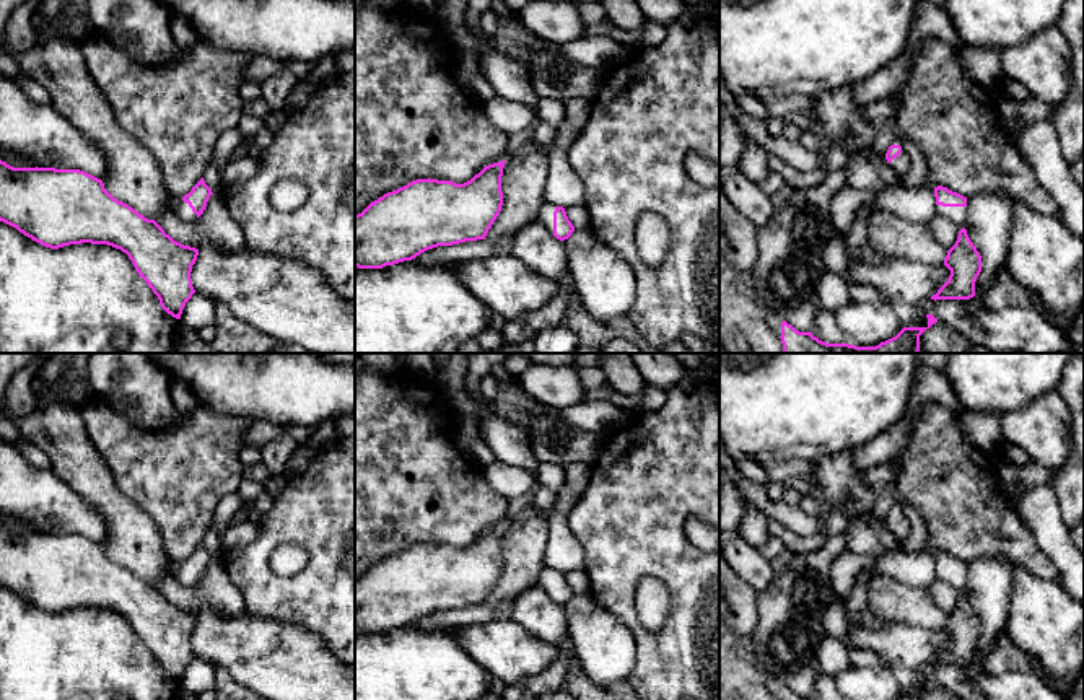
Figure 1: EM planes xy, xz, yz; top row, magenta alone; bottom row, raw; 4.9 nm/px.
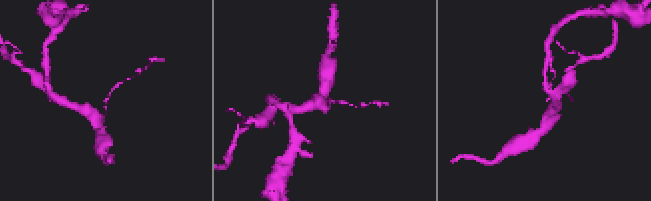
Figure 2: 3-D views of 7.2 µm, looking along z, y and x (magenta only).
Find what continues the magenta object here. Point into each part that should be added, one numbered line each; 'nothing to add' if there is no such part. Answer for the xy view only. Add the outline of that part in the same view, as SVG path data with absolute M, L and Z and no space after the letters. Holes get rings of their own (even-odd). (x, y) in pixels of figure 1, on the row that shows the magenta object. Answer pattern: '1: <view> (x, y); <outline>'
1: xy (181, 209); M182 199L176 200L176 205L173 207L173 212L184 221L194 221L197 215L192 212L189 203L186 203Z

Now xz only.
1: xz (546, 212); M545 202L539 212L537 212L537 218L535 221L542 223L549 233L553 236L553 212L555 212L555 205Z

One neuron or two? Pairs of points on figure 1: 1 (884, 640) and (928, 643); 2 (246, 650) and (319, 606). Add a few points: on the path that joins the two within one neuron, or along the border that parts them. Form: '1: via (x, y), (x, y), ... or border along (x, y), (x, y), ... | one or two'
1: via (896, 643), (917, 643) | one
2: border along (253, 614), (301, 625), (324, 642) | two

